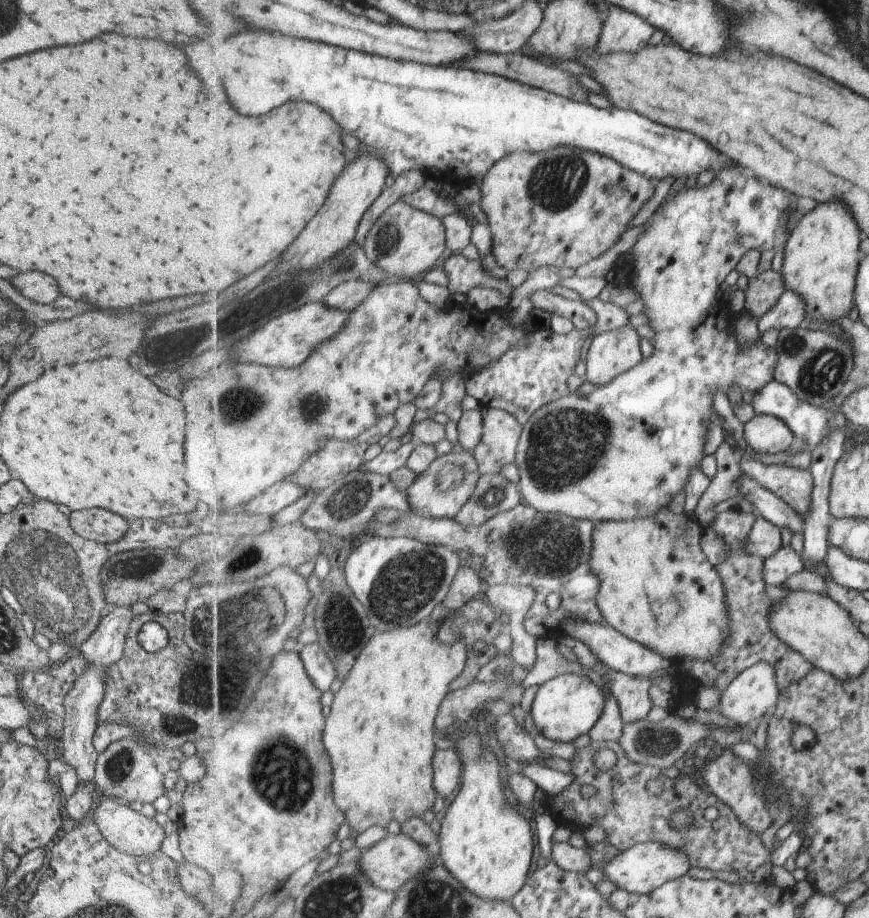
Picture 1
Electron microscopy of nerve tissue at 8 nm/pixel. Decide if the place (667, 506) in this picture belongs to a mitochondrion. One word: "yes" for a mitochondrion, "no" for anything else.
no

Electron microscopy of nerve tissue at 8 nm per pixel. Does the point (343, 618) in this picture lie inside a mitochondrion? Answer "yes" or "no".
yes

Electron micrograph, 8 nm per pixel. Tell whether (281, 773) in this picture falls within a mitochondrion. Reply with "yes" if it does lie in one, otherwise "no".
yes

